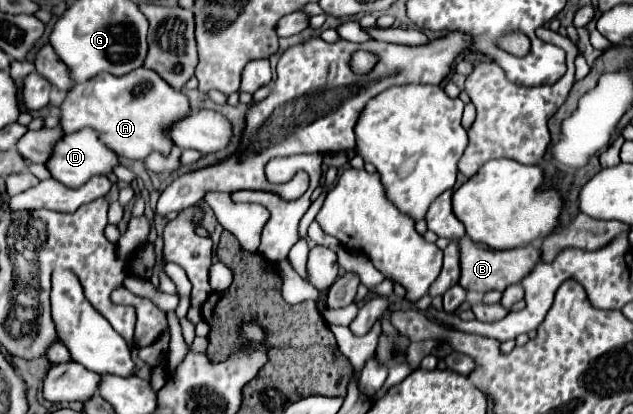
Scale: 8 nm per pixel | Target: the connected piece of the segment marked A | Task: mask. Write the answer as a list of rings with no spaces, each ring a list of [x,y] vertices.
[[[141,66],[125,76],[101,72],[83,84],[75,84],[61,104],[61,126],[67,134],[93,128],[121,158],[145,160],[151,152],[169,156],[175,146],[169,128],[183,120],[185,114],[189,116],[189,112],[193,112],[193,108],[183,90],[173,90],[157,72]]]

